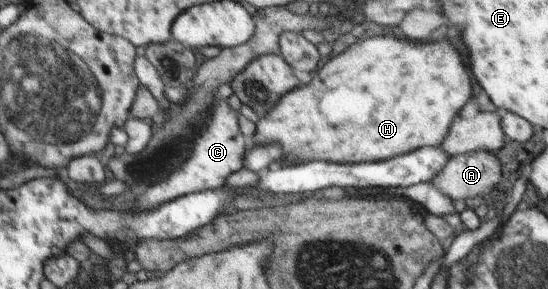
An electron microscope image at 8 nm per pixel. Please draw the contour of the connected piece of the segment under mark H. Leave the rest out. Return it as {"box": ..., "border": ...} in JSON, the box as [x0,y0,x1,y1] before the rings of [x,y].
{"box":[254,36,469,167],"border":[[[391,36],[351,40],[343,54],[312,74],[309,84],[294,88],[269,114],[259,116],[254,144],[283,145],[287,156],[282,164],[275,164],[277,167],[313,160],[381,162],[421,147],[439,146],[448,135],[449,122],[467,102],[469,76],[451,44],[413,46],[413,42]]]}

